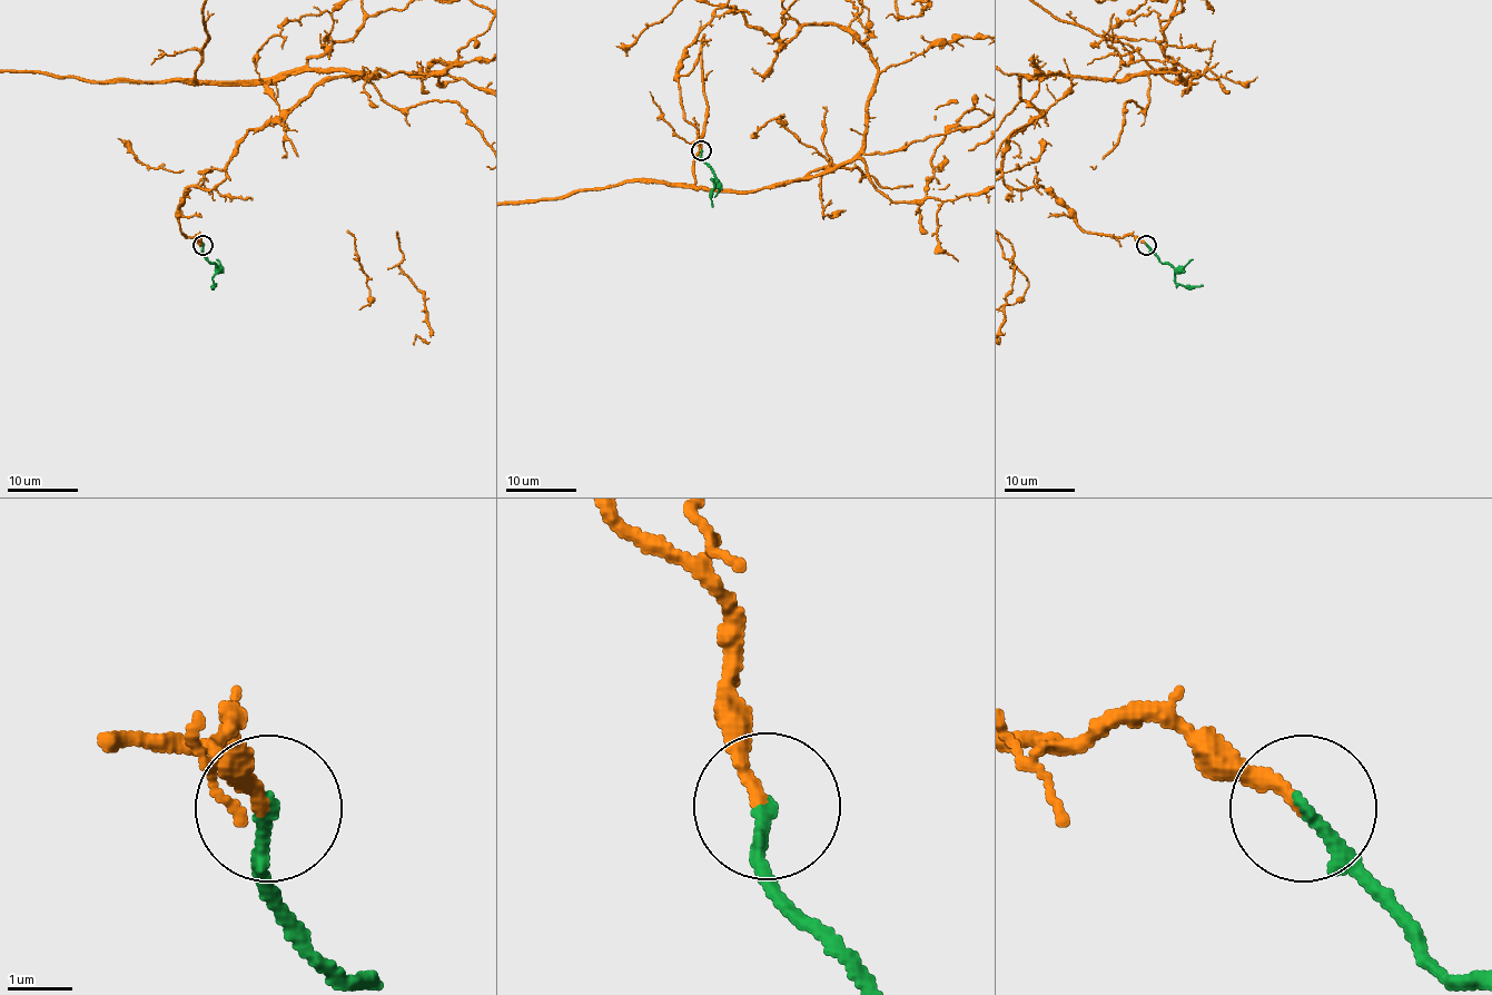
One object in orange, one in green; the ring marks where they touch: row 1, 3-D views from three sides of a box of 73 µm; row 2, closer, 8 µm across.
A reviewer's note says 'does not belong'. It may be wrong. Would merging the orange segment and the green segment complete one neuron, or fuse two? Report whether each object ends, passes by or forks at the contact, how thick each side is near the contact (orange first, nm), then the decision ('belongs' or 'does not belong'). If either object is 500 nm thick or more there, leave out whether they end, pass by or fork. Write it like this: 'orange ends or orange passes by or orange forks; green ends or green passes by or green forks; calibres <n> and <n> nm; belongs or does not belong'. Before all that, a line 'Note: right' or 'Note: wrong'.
Note: wrong
orange ends; green ends; calibres 200 and 200 nm; belongs

